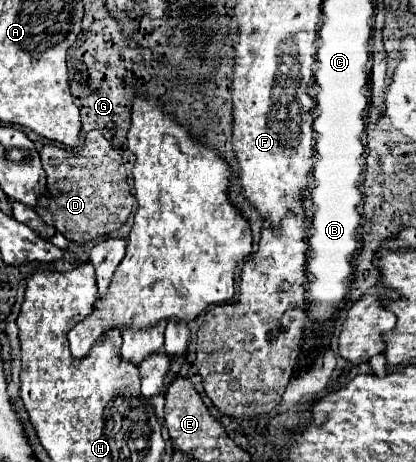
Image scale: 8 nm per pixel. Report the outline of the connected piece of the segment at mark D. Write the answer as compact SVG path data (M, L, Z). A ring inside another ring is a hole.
M99 129L89 131L83 145L45 145L39 155L47 173L47 195L37 199L35 211L47 225L55 227L69 241L85 243L107 237L127 221L129 213L133 211L135 197L127 185L125 165L119 149L115 149Z

